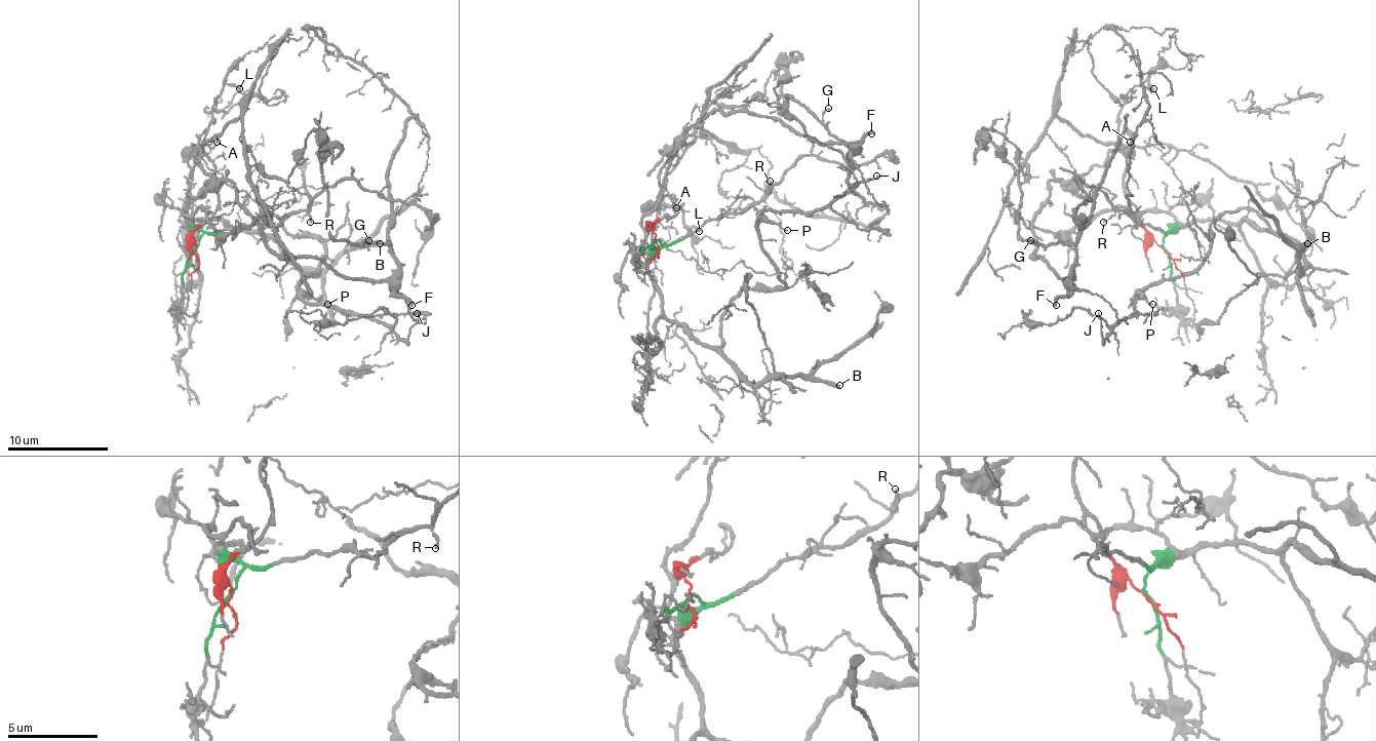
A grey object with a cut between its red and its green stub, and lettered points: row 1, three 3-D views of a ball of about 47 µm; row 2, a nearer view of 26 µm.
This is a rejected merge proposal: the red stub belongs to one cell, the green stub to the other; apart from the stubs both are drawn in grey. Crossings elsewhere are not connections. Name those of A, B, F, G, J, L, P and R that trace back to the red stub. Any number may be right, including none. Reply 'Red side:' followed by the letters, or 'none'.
Red side: A, L

